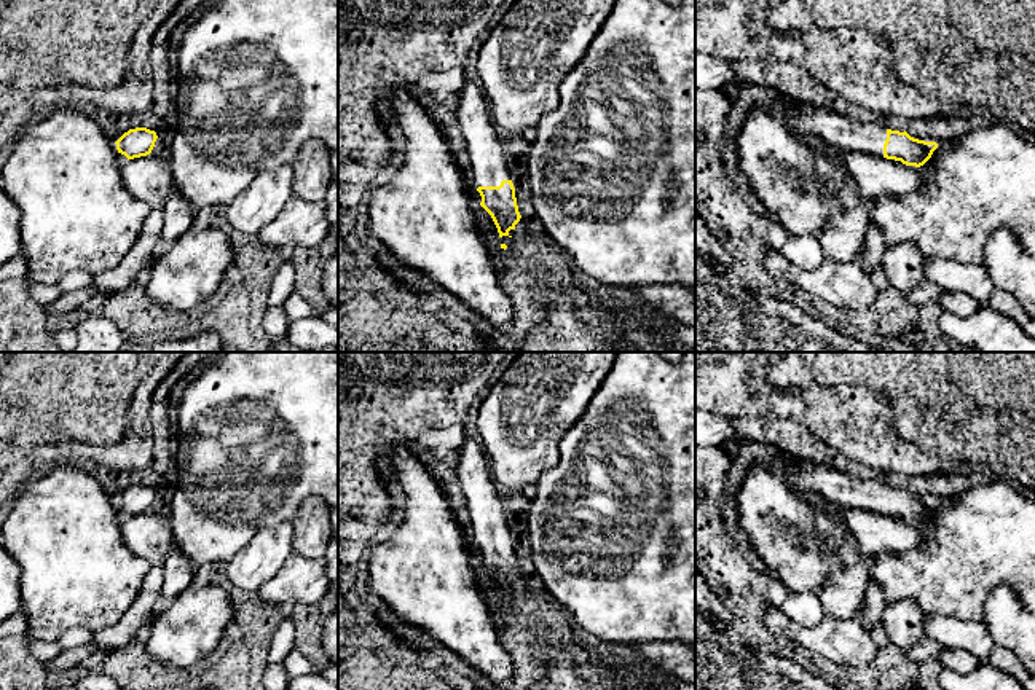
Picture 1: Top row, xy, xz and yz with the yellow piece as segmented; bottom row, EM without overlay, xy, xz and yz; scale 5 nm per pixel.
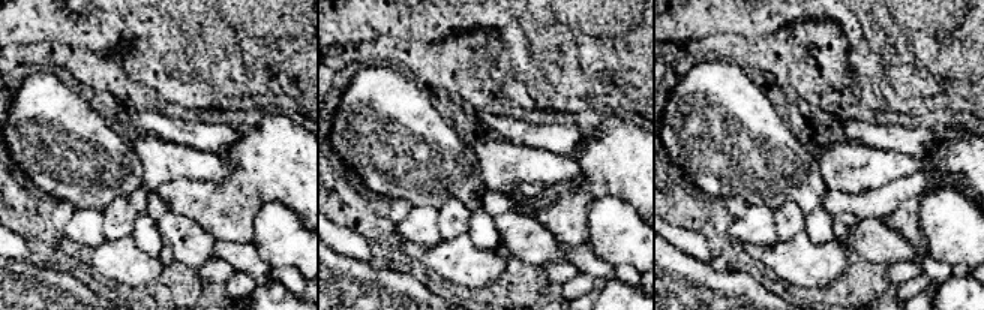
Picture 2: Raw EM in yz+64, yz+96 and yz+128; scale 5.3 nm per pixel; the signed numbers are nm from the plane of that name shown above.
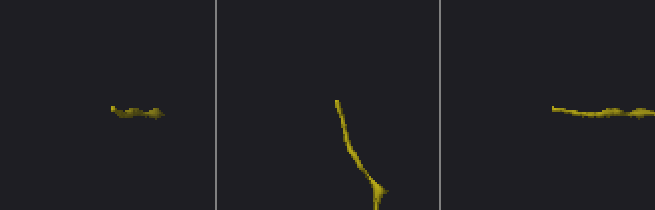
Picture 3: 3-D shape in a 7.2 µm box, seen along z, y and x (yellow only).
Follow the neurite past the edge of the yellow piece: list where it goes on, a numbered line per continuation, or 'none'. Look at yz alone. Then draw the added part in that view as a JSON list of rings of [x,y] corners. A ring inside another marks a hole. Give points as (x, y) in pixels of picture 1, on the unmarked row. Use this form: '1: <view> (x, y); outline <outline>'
1: yz (825, 483); outline [[[788,453],[772,456],[789,484],[804,496],[842,510],[868,510],[883,515],[887,484],[861,480],[836,470],[828,464],[813,464]]]

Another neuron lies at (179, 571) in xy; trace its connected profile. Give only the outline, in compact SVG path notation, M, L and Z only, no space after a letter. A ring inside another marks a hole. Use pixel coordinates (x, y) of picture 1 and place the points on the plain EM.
M175 547L161 566L164 582L161 586L161 599L171 602L183 593L195 578L198 567Z

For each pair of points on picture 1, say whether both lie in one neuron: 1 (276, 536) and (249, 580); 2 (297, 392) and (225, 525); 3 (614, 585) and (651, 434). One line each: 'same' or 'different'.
1: same
2: same
3: same

